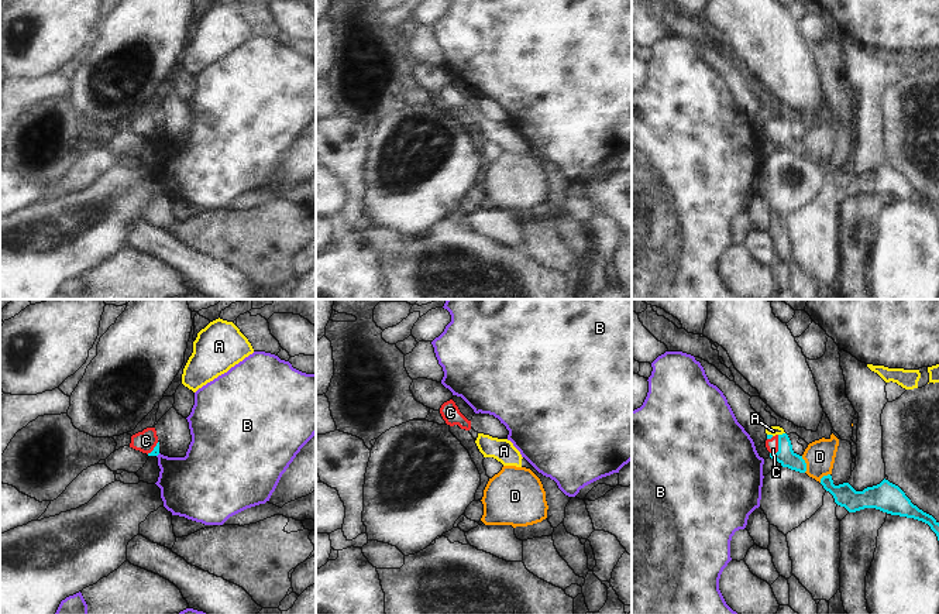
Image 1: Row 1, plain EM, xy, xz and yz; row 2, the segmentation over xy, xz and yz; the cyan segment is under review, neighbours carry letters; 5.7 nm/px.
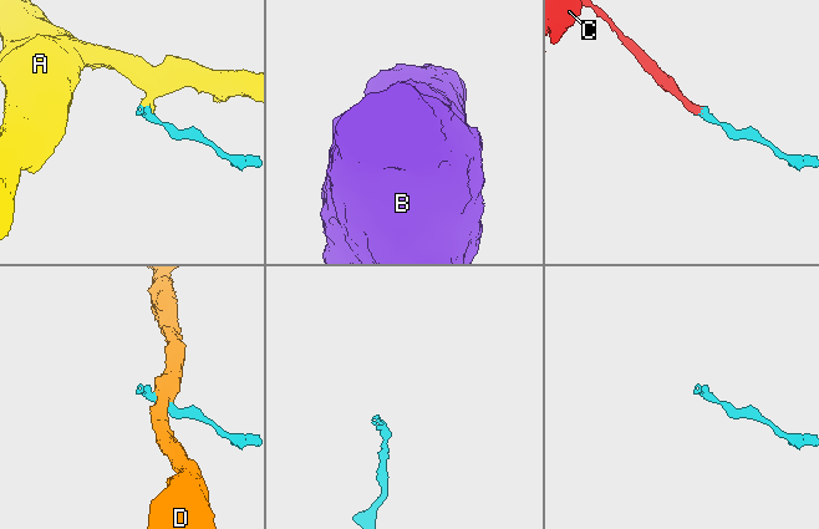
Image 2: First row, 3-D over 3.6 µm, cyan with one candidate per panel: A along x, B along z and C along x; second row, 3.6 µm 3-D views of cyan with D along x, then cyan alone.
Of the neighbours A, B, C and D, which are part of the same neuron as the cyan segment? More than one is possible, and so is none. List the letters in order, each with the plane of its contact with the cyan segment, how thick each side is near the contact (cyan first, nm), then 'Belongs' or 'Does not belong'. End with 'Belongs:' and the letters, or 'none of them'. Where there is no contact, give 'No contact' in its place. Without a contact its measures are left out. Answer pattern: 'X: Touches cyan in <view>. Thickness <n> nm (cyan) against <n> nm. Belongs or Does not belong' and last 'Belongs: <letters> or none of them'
A: Touches cyan in yz. Thickness 100 nm (cyan) against 50 nm. Does not belong
B: No contact. Does not belong
C: Touches cyan in yz. Thickness 100 nm (cyan) against 70 nm. Belongs
D: Touches cyan in yz. Thickness 100 nm (cyan) against 180 nm. Does not belong
Belongs: C

